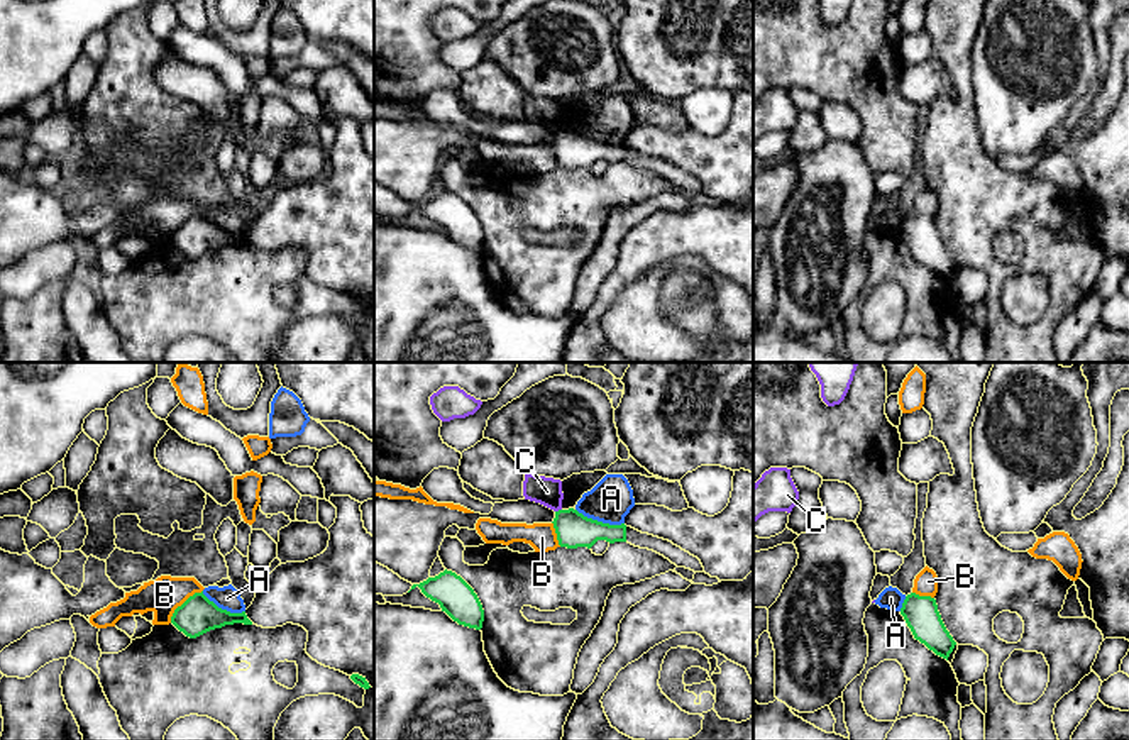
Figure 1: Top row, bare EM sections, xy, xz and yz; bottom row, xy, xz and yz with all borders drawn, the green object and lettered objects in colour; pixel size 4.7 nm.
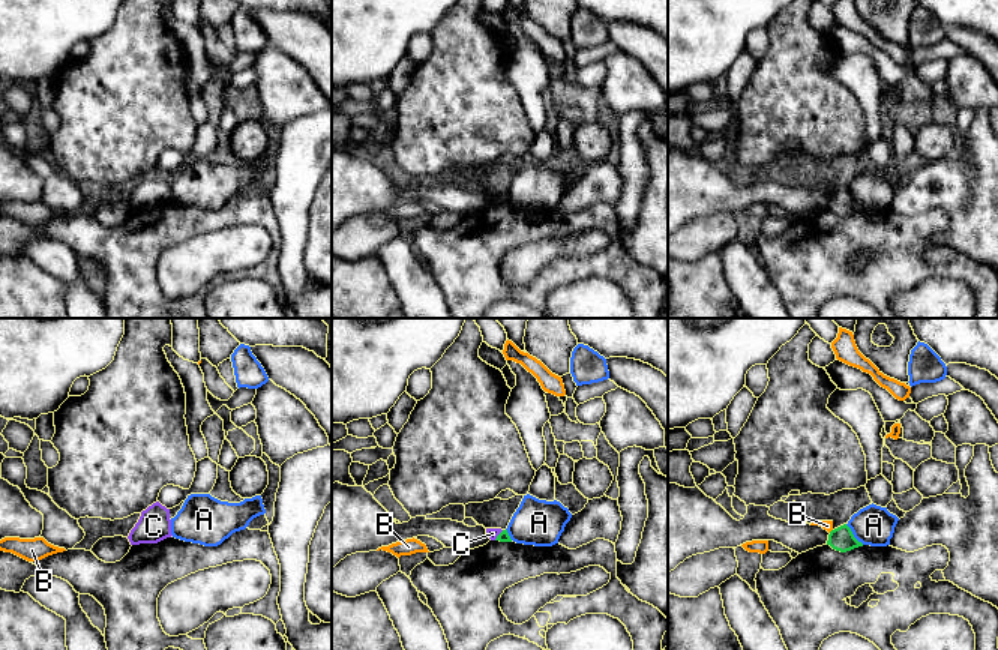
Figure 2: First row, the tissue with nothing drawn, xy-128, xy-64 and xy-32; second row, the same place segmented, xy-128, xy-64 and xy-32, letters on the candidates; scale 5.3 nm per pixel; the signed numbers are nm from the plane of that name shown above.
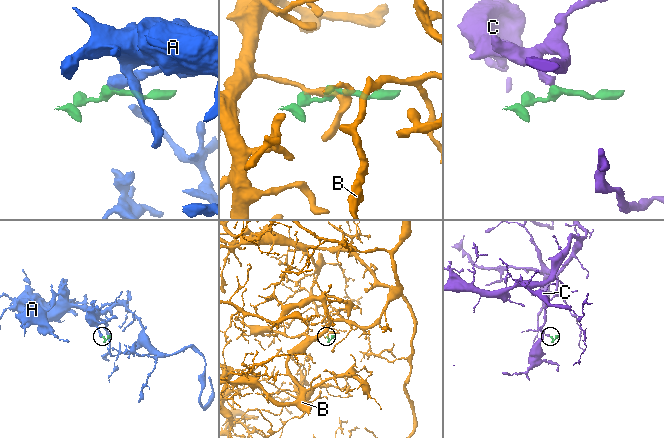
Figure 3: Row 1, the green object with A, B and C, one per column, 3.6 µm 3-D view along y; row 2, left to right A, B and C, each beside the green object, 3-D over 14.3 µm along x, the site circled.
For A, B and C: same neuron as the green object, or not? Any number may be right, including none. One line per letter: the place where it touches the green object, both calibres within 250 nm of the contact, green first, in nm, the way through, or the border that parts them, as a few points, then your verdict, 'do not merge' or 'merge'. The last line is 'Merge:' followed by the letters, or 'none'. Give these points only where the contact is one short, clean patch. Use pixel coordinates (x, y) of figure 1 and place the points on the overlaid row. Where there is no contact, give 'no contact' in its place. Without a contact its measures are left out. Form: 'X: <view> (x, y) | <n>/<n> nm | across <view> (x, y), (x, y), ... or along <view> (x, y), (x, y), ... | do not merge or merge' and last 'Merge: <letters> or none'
A: xz (600, 522) | 170/200 nm | along xz (576, 508), (603, 522), (623, 524) | do not merge
B: xy (183, 603) | 180/170 nm | along xy (202, 590), (190, 595), (175, 610), (170, 622) | do not merge
C: xz (559, 510) | 170/140 nm | along xz (561, 508), (556, 512) | do not merge
Merge: none

